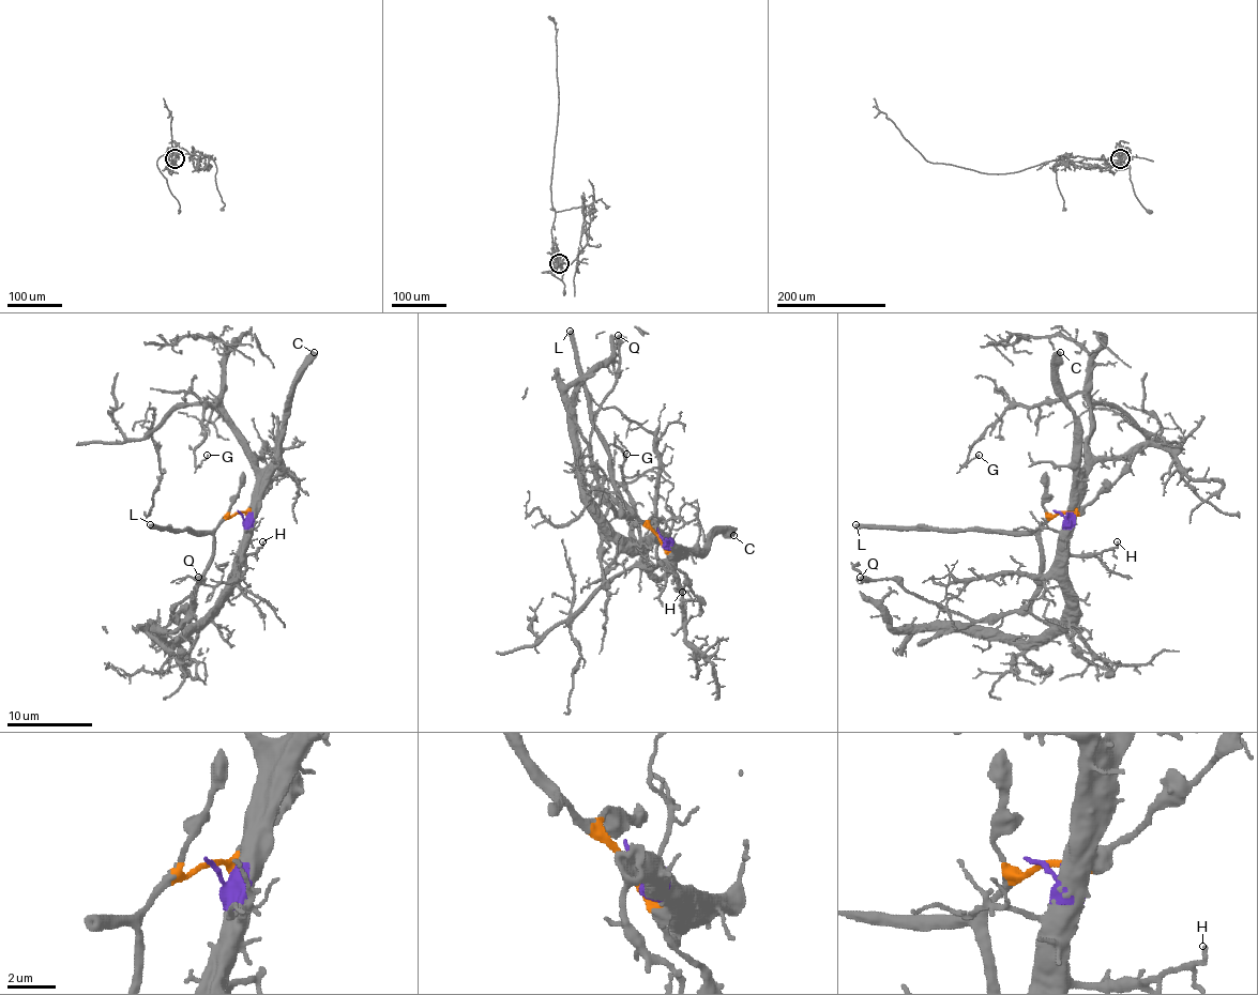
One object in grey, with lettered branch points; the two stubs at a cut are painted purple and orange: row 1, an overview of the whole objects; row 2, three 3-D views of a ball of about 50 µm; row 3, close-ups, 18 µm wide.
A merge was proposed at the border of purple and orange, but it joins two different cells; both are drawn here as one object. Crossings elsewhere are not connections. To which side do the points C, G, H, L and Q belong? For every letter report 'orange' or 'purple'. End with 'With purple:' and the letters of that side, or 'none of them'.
C: purple
G: purple
H: purple
L: orange
Q: orange
With purple: C, G, H

